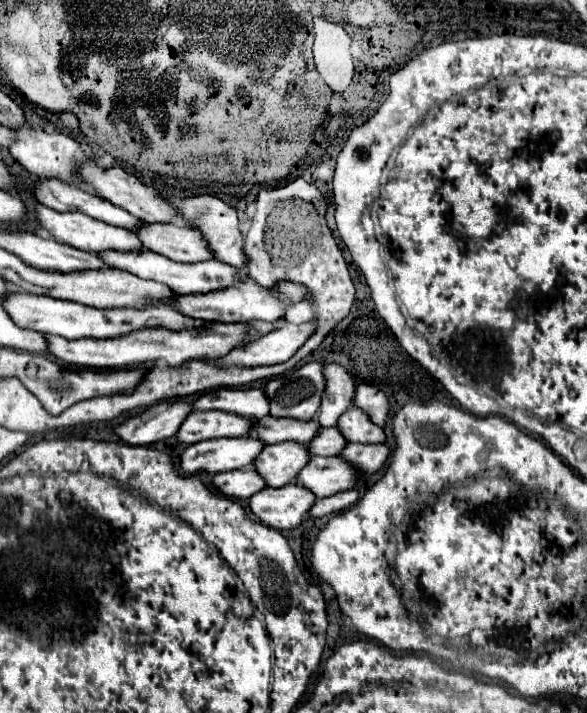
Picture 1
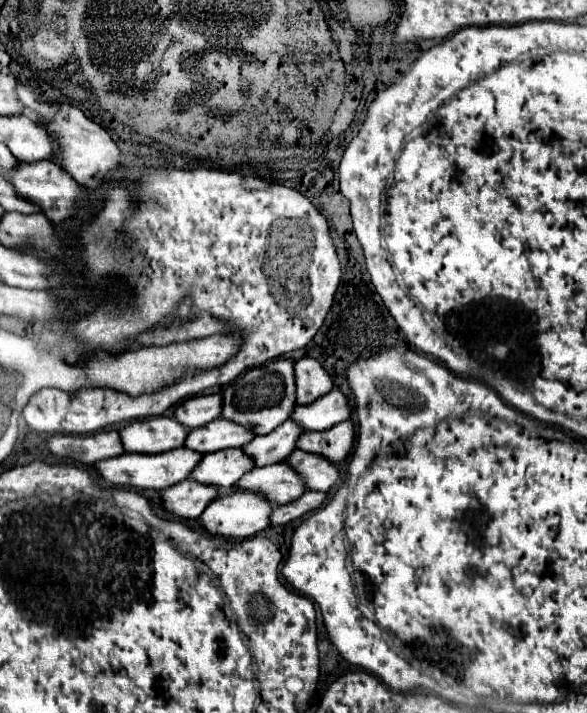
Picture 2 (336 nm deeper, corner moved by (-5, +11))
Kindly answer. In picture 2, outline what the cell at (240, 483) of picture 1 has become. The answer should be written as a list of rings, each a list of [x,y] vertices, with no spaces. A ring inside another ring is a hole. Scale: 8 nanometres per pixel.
[[[185,479],[161,493],[165,509],[185,519],[197,519],[215,497],[219,497],[219,487],[203,485],[193,479]]]

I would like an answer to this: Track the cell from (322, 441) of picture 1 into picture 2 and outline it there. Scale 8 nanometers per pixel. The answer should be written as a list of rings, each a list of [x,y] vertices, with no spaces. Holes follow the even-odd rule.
[[[285,421],[279,425],[279,429],[263,437],[255,437],[255,441],[247,443],[243,449],[255,459],[255,465],[259,467],[279,463],[297,449],[297,441],[303,433],[305,429],[299,427],[297,421]]]

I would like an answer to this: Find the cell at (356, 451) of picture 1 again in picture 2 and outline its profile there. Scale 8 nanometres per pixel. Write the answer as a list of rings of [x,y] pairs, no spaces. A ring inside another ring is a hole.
[[[295,449],[295,453],[287,457],[287,463],[303,477],[305,487],[311,491],[329,491],[339,481],[339,467],[317,453]]]

